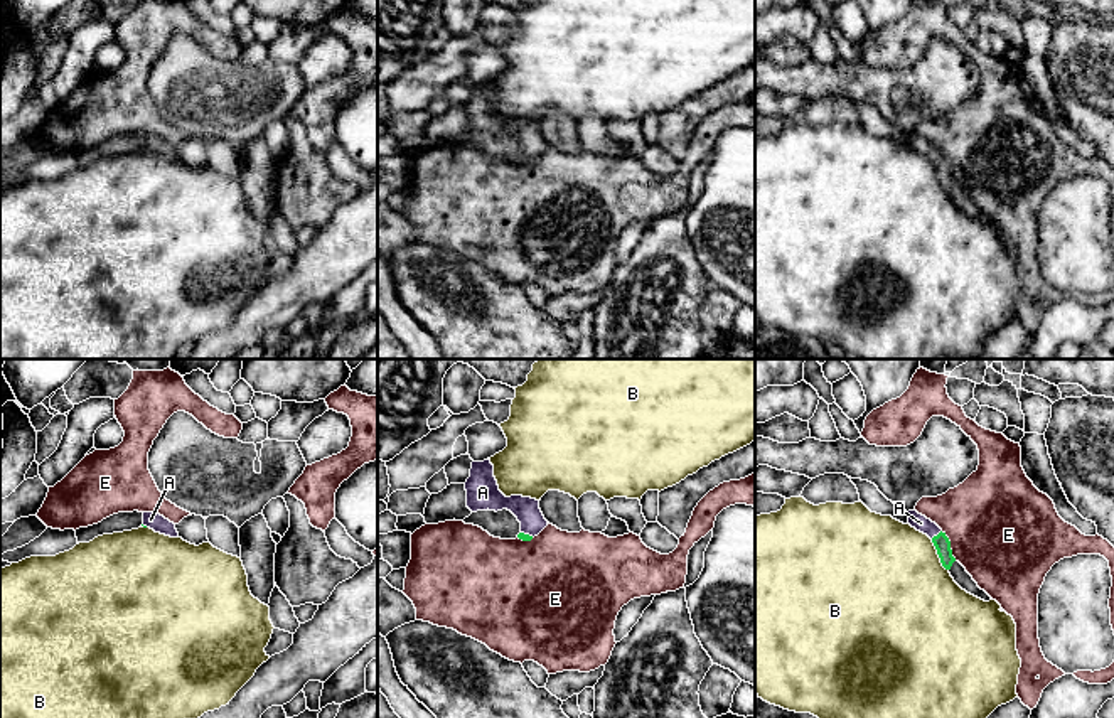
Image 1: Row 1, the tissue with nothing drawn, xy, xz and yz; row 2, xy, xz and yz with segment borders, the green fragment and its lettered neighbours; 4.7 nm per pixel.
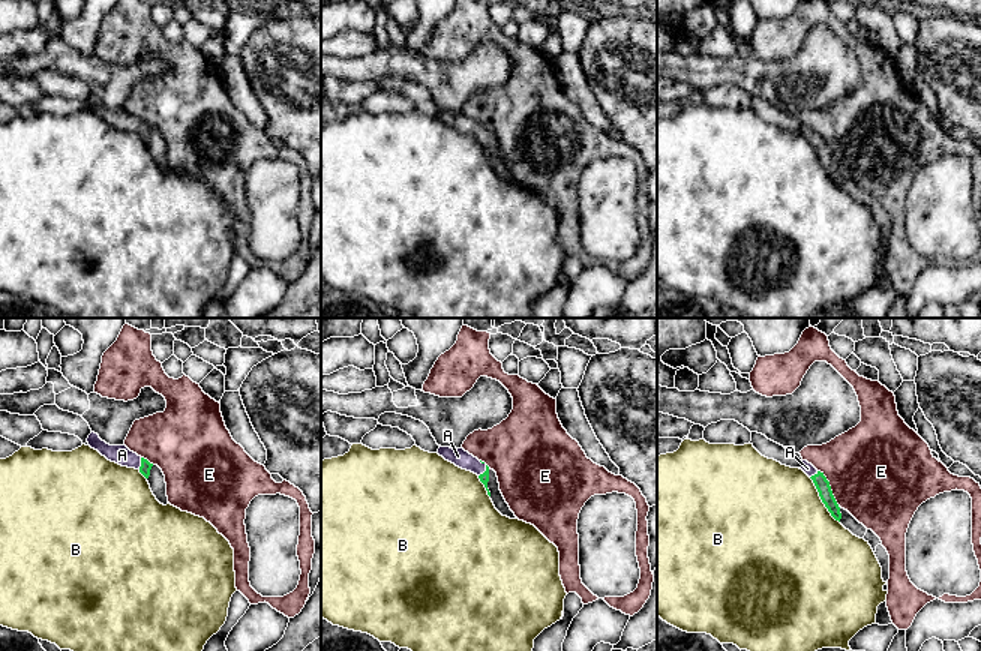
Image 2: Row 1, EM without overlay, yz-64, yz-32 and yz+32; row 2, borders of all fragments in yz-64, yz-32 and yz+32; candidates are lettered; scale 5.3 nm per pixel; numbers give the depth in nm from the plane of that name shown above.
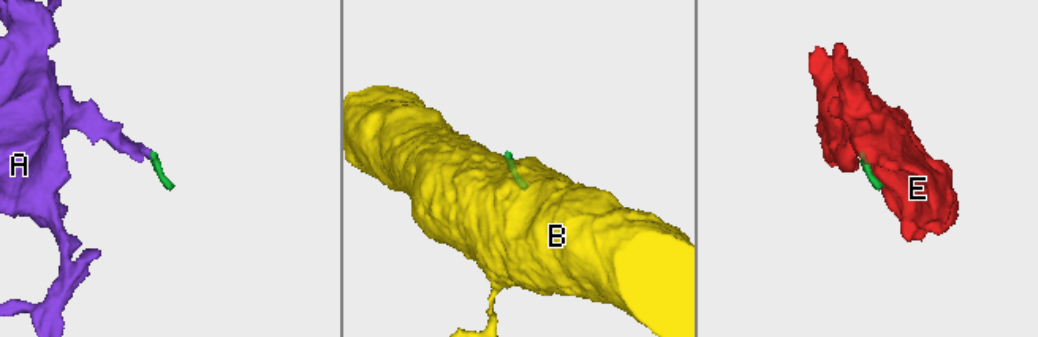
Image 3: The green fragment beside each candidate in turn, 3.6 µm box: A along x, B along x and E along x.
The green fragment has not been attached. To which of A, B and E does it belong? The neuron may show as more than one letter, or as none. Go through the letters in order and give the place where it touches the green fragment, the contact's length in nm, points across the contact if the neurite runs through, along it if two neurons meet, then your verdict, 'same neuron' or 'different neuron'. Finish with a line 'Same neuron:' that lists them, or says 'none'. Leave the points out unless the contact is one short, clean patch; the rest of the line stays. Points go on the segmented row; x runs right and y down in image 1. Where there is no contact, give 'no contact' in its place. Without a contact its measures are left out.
A: meets green in yz at (937, 535); contact 70 nm long; runs through yz (941, 541), (937, 535), (921, 523); same neuron
B: meets green in yz at (937, 553); contact 170 nm long; border along yz (931, 540), (939, 562), (947, 570); different neuron
E: meets green in yz at (949, 546); contact 160 nm long; different neuron
Same neuron: A

